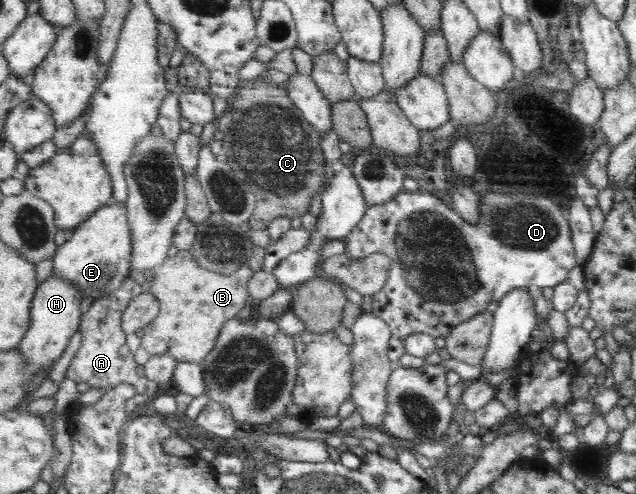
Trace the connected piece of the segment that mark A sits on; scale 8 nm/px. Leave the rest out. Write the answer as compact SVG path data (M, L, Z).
M128 278L122 286L101 299L92 303L85 314L81 316L82 324L79 332L82 342L77 353L73 356L66 372L66 377L74 382L87 382L91 388L100 389L103 394L107 388L114 388L129 382L137 394L152 396L158 390L158 383L150 380L145 375L145 368L136 363L134 353L126 345L126 333L122 328L124 311L128 308L133 298L145 292L145 285L140 285L136 280Z

